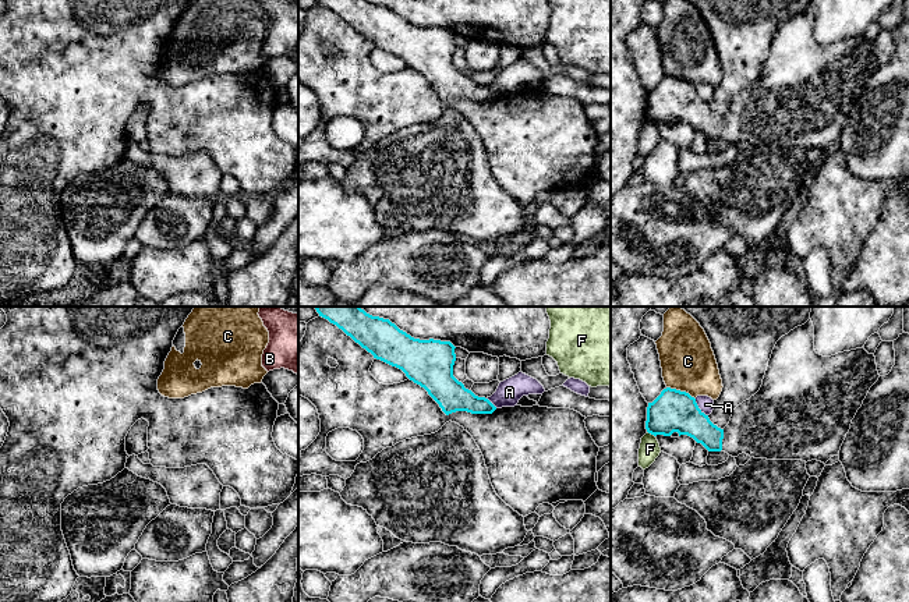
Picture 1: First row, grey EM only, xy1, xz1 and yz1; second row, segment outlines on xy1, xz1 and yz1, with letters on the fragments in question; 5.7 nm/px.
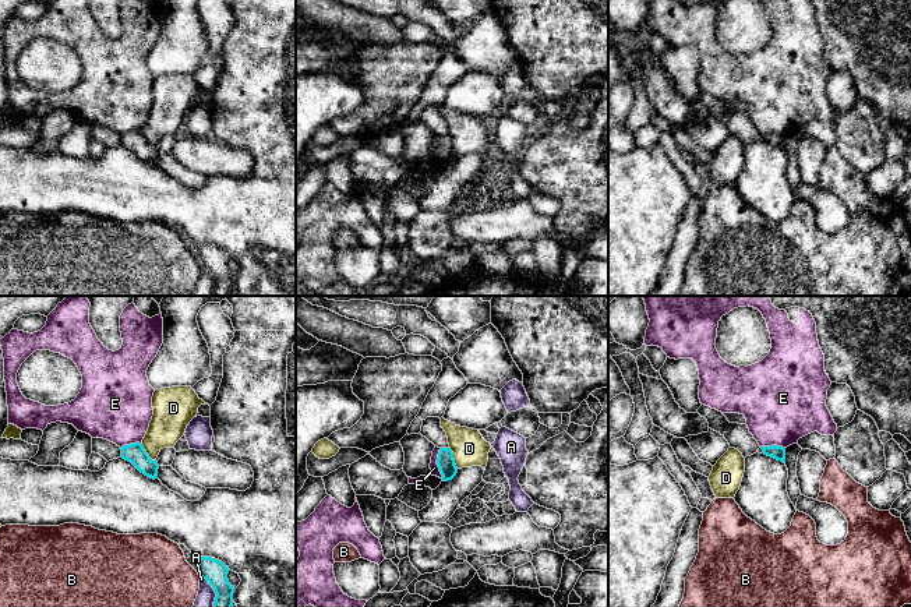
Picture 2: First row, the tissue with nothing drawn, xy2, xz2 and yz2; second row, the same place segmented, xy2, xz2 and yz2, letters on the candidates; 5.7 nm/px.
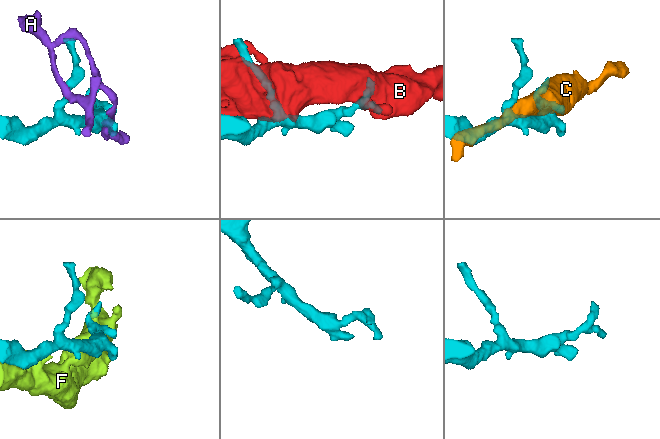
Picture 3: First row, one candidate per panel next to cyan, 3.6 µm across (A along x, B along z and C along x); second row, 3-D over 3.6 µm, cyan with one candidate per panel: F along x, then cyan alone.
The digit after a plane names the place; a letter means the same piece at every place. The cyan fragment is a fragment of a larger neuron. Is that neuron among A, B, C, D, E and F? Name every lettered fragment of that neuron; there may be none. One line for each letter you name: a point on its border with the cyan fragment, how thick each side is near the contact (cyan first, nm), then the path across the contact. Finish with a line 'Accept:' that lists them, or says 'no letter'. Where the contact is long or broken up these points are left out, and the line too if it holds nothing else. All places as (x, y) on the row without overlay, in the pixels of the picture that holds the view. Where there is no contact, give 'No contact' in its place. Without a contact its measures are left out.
Accept: no letter

